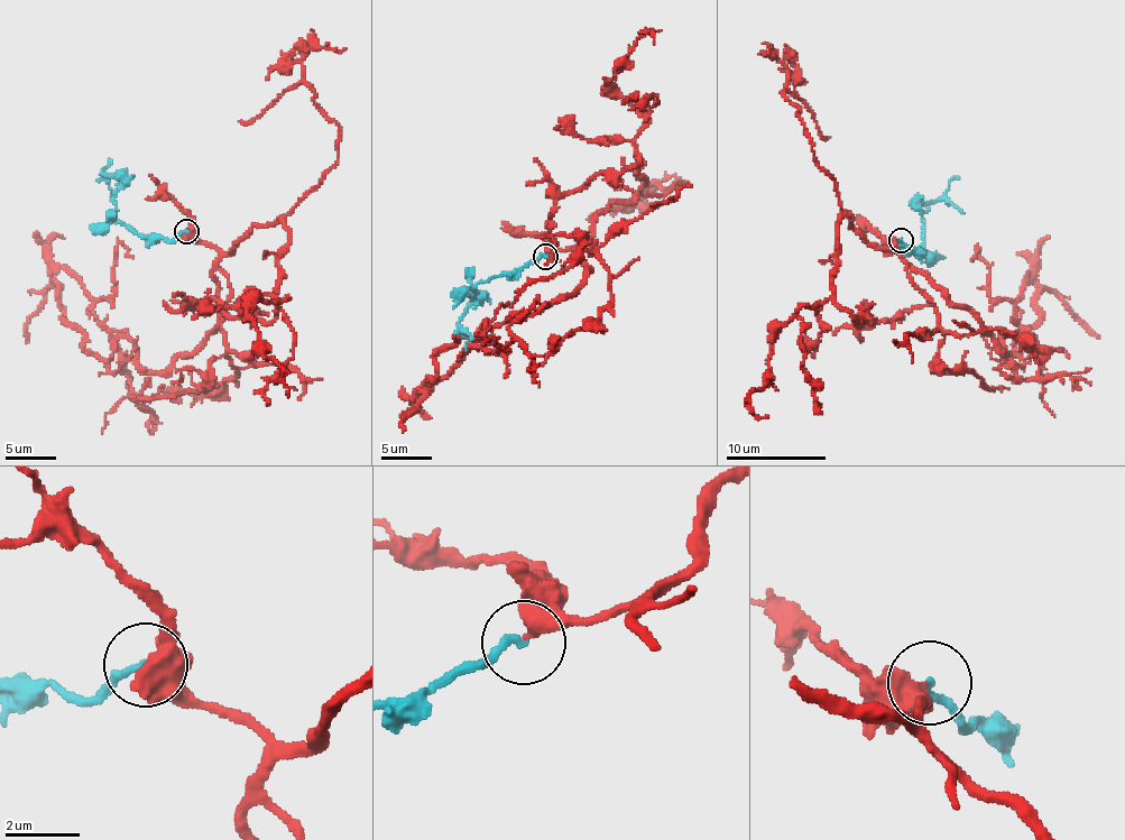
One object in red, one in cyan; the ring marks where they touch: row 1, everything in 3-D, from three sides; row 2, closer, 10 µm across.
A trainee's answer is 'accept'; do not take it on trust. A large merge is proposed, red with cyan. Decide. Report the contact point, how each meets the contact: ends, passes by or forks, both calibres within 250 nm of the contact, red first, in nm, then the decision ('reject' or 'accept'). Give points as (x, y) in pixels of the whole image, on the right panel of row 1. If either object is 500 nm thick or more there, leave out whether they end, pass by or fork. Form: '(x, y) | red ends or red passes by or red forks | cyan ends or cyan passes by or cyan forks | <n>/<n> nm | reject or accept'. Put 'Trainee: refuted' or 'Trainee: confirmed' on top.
Trainee: confirmed
(901, 240) | red ends | cyan ends | 480/220 nm | accept

